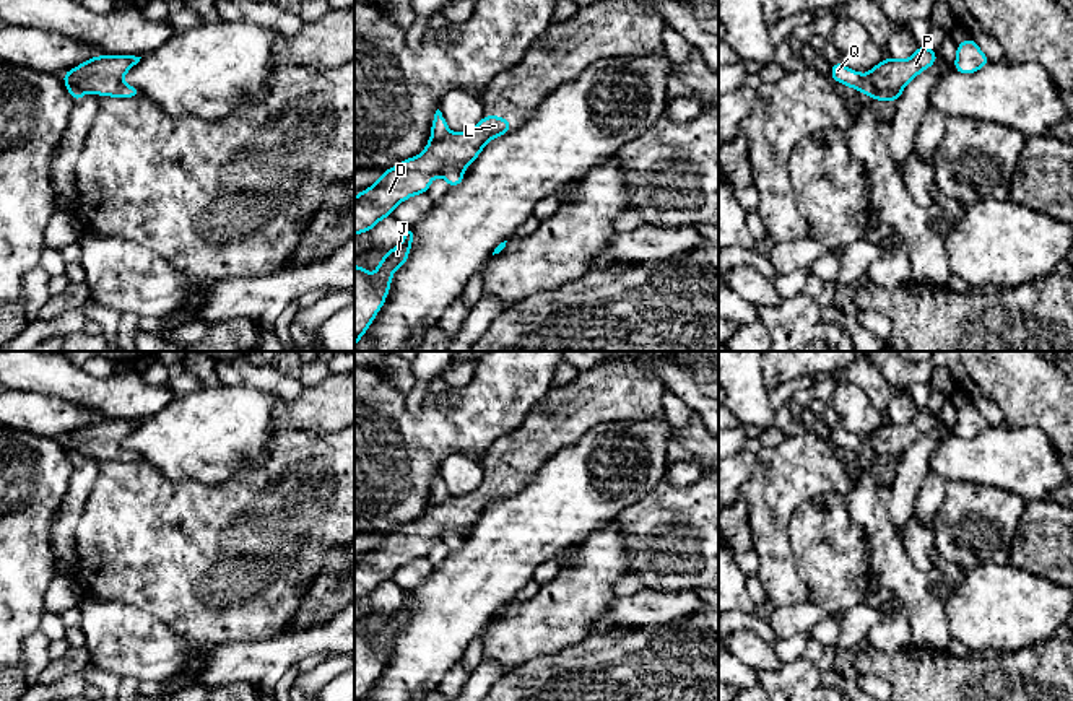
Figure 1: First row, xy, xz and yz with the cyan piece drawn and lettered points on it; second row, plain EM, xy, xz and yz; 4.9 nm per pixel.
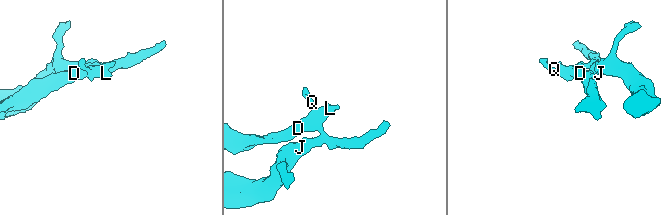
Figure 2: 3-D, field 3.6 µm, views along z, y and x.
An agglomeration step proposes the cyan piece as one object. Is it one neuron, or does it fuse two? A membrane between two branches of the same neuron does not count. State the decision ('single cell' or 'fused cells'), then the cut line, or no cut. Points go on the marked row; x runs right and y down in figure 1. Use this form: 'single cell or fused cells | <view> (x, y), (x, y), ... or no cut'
fused cells | yz (865, 75), (877, 90), (901, 90)

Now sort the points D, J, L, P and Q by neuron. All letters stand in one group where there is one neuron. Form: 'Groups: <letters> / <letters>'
Groups: D L P / J Q

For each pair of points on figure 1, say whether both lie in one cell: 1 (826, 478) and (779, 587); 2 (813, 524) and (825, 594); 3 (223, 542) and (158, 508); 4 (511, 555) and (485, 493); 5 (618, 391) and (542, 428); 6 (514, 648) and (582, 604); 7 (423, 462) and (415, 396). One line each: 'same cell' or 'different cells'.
1: same cell
2: same cell
3: same cell
4: different cells
5: same cell
6: same cell
7: different cells

